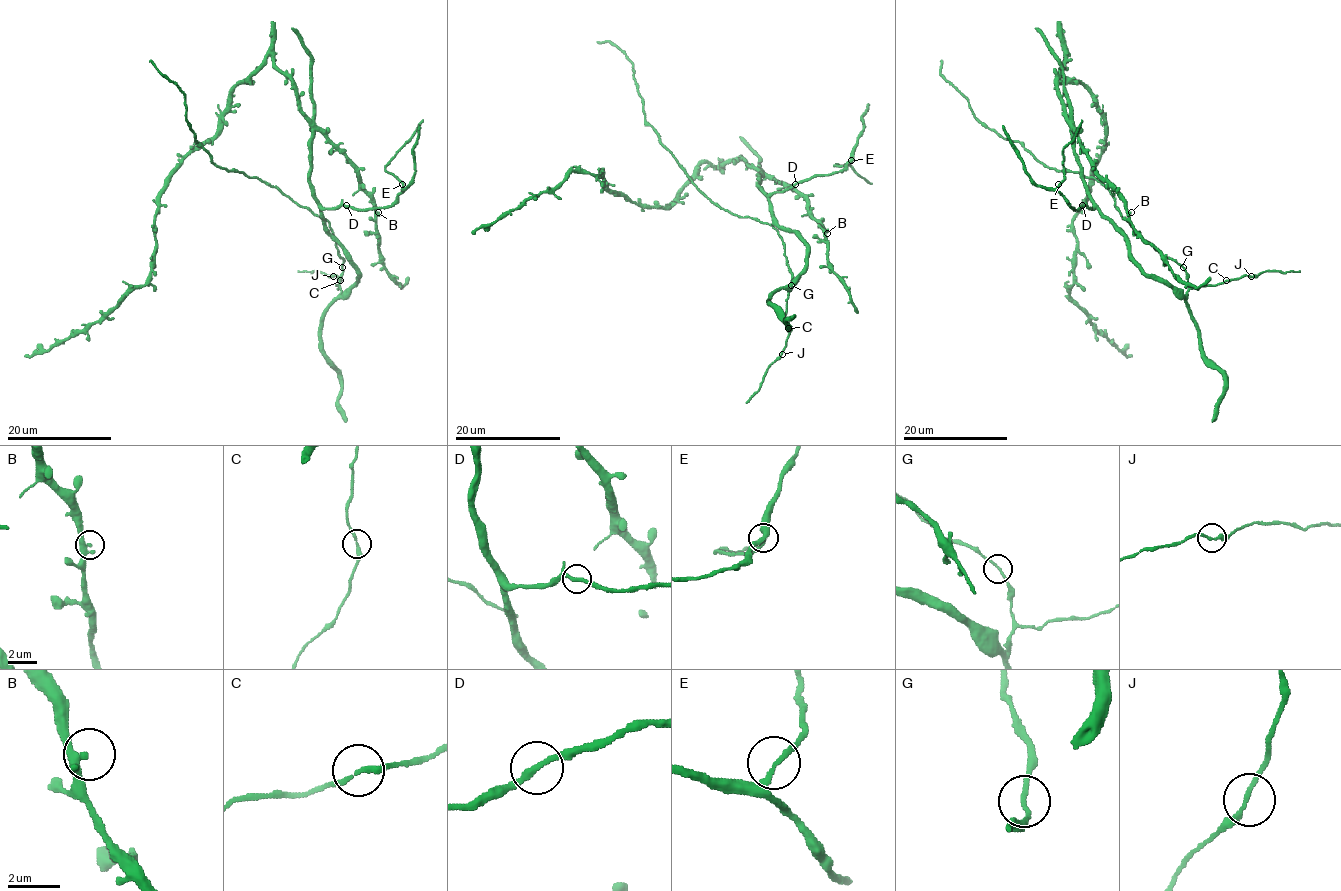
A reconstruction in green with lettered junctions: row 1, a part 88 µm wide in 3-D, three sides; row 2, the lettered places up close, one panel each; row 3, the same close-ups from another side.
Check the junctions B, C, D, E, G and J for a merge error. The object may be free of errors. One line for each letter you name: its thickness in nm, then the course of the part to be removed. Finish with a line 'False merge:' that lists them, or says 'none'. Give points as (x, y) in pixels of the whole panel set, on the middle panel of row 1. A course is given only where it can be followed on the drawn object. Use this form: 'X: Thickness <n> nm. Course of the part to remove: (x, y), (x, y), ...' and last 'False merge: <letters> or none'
False merge: none

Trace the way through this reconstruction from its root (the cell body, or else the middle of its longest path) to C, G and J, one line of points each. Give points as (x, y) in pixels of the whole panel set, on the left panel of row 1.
C: (310, 185), (323, 228), (358, 271), (358, 279), (342, 296), (336, 285), (340, 280)
G: (310, 185), (323, 228), (358, 271), (358, 279), (342, 296), (339, 284), (342, 267)
J: (310, 185), (323, 228), (358, 271), (358, 279), (342, 296), (336, 285), (340, 280), (333, 276)

